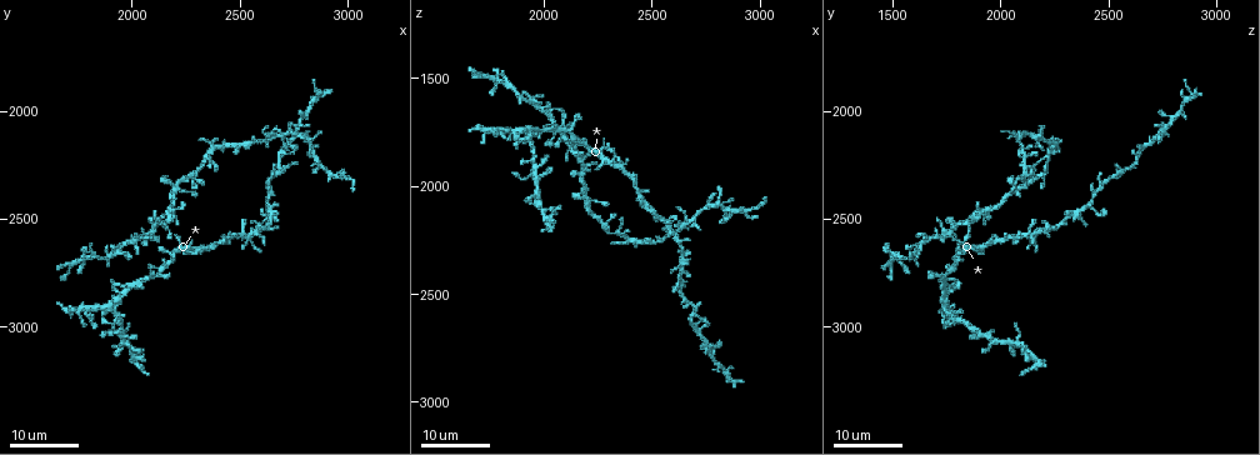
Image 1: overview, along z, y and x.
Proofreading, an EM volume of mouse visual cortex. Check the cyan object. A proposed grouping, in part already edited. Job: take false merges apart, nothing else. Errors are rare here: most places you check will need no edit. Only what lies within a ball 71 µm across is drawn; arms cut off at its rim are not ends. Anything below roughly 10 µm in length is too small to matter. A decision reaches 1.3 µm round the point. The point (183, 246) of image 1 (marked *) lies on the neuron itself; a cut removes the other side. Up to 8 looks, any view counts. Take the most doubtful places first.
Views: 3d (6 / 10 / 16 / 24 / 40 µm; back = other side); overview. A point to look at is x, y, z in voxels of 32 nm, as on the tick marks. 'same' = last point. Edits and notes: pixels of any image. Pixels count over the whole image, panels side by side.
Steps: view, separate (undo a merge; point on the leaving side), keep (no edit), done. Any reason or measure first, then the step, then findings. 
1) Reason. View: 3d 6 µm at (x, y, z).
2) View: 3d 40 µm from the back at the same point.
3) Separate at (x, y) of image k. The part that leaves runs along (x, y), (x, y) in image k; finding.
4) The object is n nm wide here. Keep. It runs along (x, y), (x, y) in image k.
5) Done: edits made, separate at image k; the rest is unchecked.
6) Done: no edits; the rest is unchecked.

Calibre changes. View: 3d 24 µm at (2060, 2780, 1750).

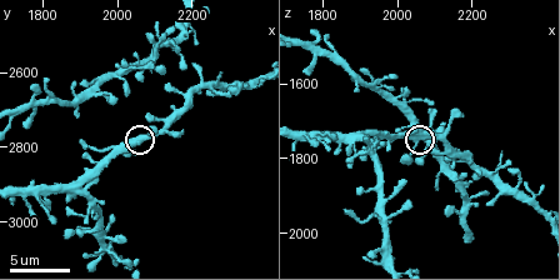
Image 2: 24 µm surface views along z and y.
View: 3d 10 µm at (2060, 2780, 1740).

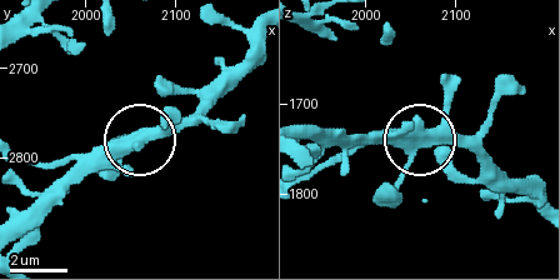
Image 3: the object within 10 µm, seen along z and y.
Keep. All the same neuron.

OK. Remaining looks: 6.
Three arms meet. View: 3d 16 µm at (2160, 2510, 1860).

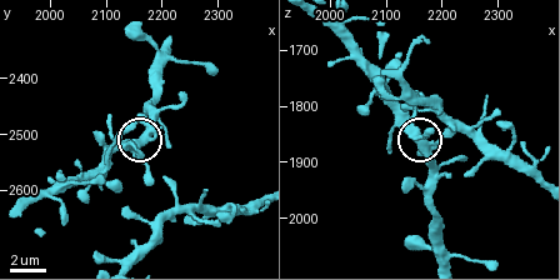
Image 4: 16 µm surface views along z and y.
Keep. One neuron here.

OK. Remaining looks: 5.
Small branch off a trunk. View: 3d 24 µm at (2280, 2310, 2190).

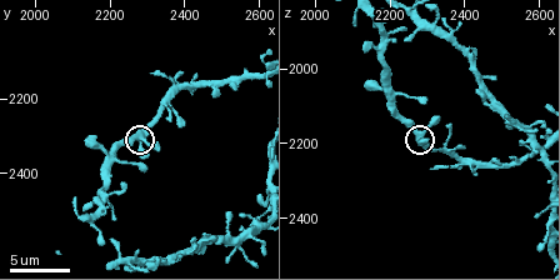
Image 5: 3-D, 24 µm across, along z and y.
View: 3d 10 µm at (2280, 2290, 2180).

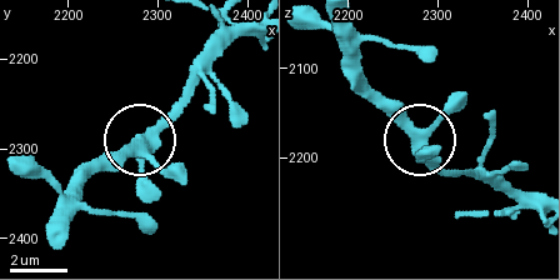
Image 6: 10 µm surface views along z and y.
Keep. One neuron here.

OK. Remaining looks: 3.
Four-way junction. View: 3d 16 µm at (2360, 2190, 2230).

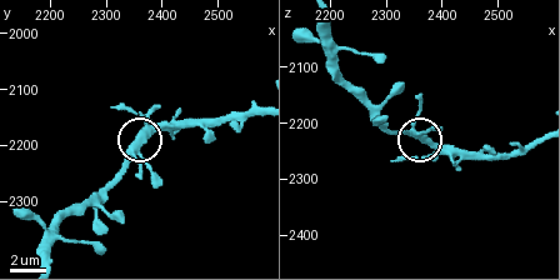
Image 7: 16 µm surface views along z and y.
4 arms meet here. Keep. Continuous, no second neuron.

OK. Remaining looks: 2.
Done: no edits; the rest is unchecked.

